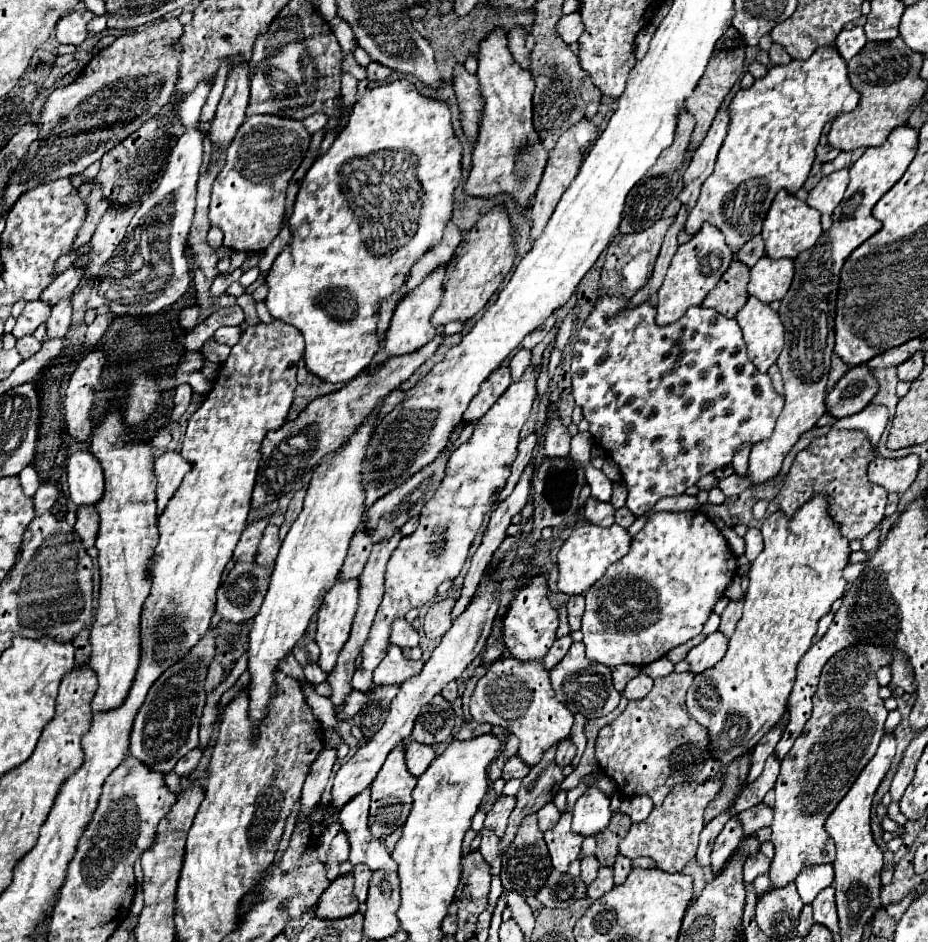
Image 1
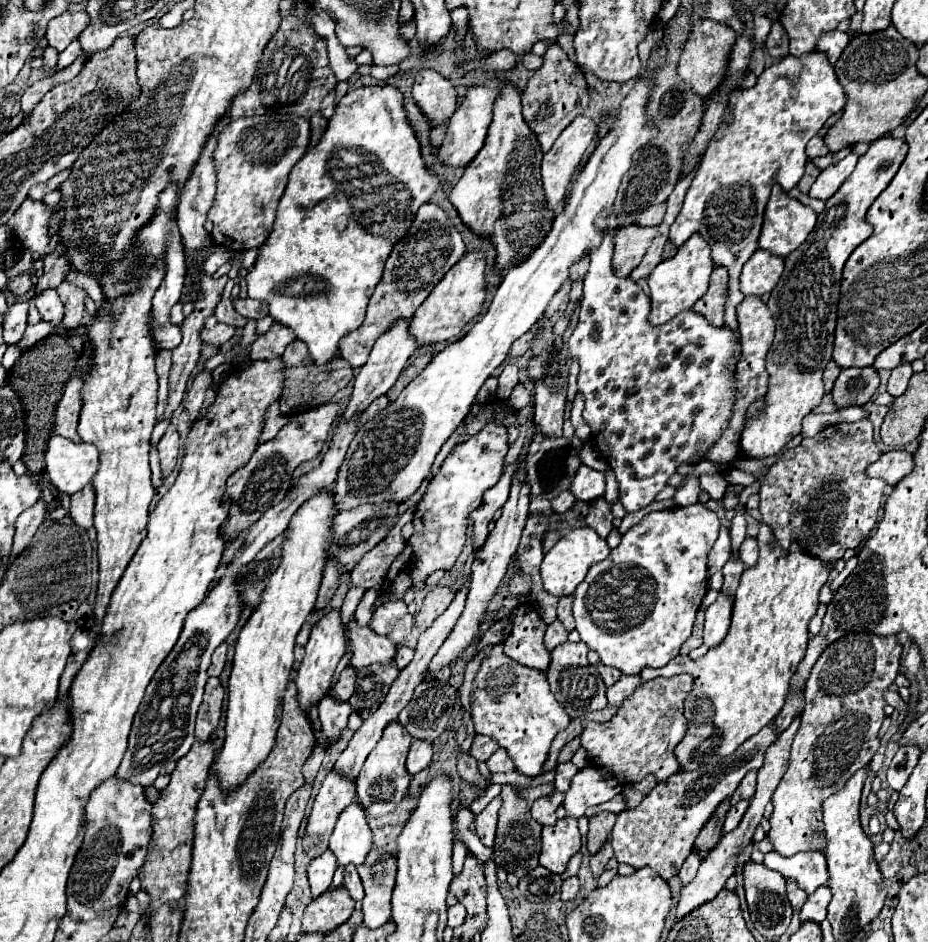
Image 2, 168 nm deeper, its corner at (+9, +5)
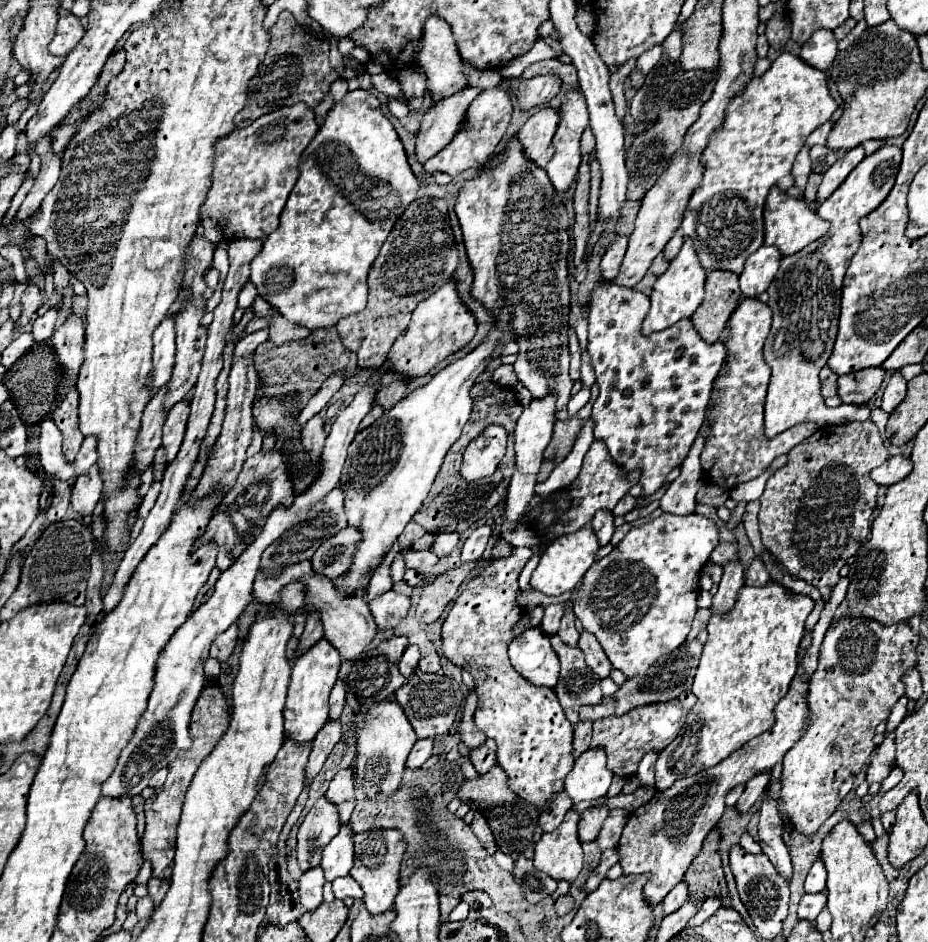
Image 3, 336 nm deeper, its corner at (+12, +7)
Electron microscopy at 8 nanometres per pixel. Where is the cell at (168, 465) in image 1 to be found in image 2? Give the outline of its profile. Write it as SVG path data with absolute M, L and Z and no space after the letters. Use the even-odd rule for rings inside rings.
M173 424L167 428L157 450L159 450L159 458L161 458L163 476L169 476L173 472L173 468L177 466L177 460L179 460L179 432Z

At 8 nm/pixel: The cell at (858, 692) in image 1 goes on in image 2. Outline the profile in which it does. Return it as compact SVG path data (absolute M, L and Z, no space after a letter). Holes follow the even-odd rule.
M845 634L837 642L829 644L827 650L815 662L811 676L805 686L805 712L801 716L799 730L791 748L791 764L785 772L781 784L775 790L775 810L771 816L771 832L769 840L781 856L793 856L797 852L807 850L823 850L825 848L825 830L823 830L823 810L821 804L837 790L845 786L845 782L861 768L865 768L875 752L879 750L877 732L885 720L883 708L887 706L885 692L893 684L899 674L903 646L897 636L877 636L877 634Z

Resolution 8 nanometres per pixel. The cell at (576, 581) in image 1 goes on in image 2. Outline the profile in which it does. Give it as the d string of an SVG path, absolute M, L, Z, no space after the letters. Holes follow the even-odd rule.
M577 528L577 530L569 532L543 558L543 564L541 564L543 588L549 594L559 596L559 598L573 594L575 588L585 580L589 566L593 562L601 562L603 558L607 558L609 552L611 552L611 548L607 546L607 542L603 538L599 538L599 534L593 528Z

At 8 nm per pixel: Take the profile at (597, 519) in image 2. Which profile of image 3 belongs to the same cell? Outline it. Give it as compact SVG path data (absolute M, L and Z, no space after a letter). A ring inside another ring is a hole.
M598 510L592 518L592 530L598 536L598 542L604 546L610 542L614 532L614 516L610 510Z

